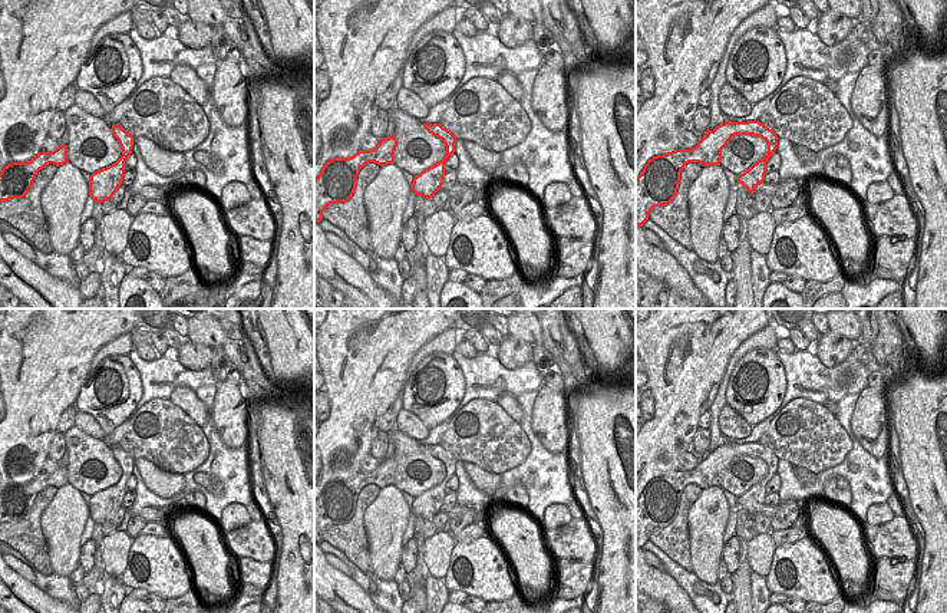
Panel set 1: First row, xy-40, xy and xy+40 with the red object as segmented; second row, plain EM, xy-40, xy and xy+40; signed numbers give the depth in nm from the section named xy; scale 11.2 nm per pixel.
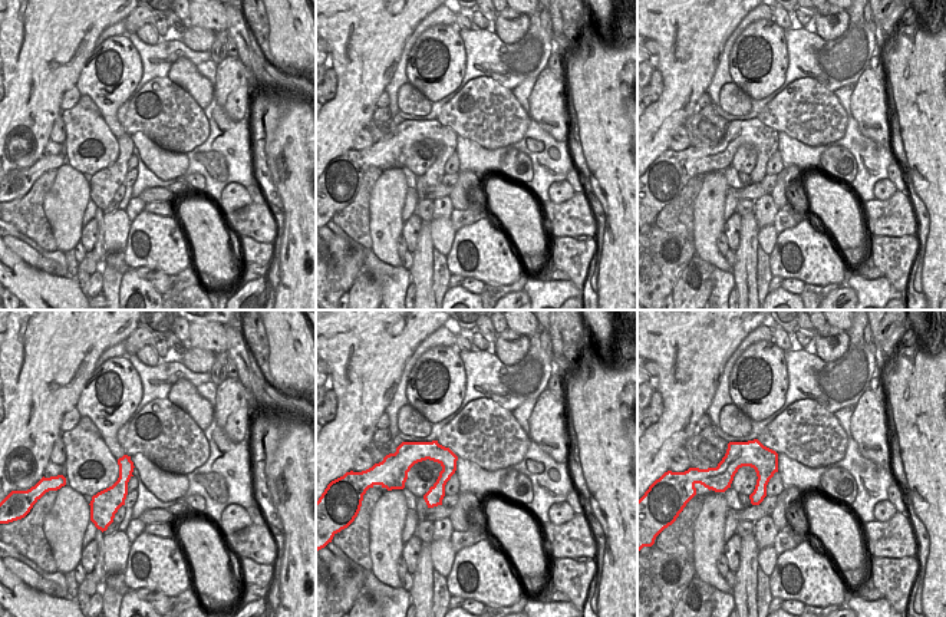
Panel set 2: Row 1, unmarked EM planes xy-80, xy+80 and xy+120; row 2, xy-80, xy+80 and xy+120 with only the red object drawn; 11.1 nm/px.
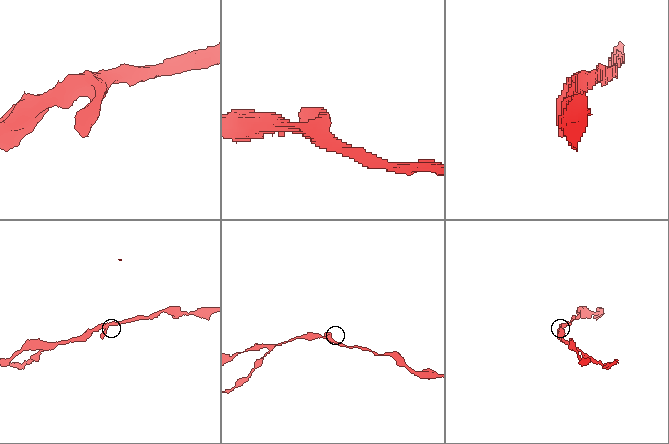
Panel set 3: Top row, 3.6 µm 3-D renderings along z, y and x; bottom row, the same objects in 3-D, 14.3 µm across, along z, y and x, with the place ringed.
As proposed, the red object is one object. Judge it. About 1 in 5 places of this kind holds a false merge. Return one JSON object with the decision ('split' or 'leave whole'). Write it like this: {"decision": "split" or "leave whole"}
{"decision": "leave whole"}

